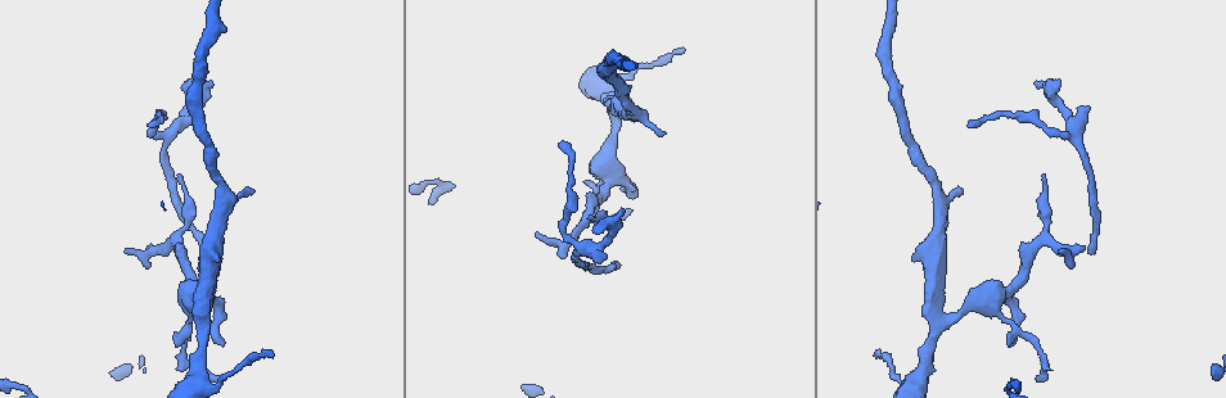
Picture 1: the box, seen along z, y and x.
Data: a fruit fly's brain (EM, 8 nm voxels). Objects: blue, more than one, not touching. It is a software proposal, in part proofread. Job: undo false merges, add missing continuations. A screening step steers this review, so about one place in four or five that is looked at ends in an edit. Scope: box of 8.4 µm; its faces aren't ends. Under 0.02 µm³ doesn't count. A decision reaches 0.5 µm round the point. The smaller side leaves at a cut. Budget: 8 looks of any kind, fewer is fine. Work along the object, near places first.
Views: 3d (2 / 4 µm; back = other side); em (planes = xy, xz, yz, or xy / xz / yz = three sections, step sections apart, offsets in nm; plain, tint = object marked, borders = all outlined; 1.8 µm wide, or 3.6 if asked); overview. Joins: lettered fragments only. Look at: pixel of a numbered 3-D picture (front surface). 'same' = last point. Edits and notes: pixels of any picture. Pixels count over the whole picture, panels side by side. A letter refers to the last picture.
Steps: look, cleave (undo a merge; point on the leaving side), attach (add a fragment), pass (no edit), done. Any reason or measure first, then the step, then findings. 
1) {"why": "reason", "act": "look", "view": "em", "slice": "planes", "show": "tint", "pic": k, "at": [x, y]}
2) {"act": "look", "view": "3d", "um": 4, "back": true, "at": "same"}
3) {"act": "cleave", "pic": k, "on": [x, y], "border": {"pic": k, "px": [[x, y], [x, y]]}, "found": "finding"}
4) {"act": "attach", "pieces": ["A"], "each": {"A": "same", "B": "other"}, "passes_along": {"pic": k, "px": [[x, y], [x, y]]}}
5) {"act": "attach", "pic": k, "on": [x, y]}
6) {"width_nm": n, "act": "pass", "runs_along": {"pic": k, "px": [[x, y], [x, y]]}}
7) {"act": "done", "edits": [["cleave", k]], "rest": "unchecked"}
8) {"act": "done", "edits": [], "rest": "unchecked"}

{"why": "long arm stops here", "act": "look", "view": "3d", "um": 4, "pic": 1, "at": [1094, 253]}

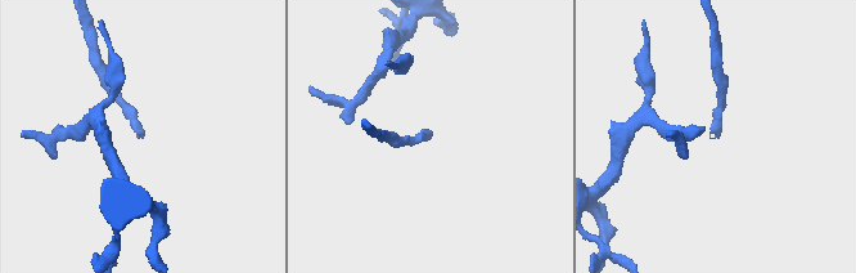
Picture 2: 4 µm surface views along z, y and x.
{"why": "now the EM", "act": "look", "view": "em", "slice": "xy", "step": 4, "show": "borders", "pic": 2, "at": [431, 137]}

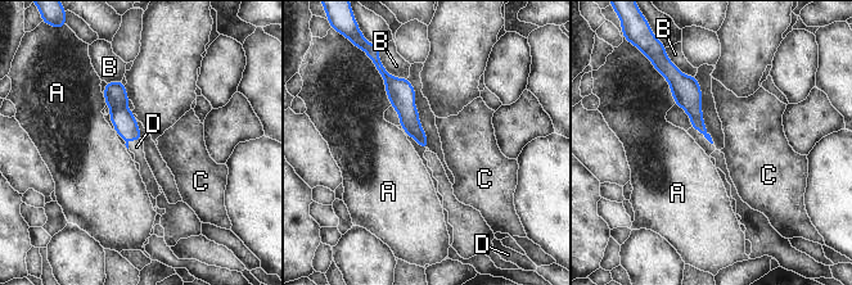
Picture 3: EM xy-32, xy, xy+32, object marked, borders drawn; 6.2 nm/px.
{"why": "cut it another way", "act": "look", "view": "em", "slice": "planes", "show": "borders", "at": "same"}

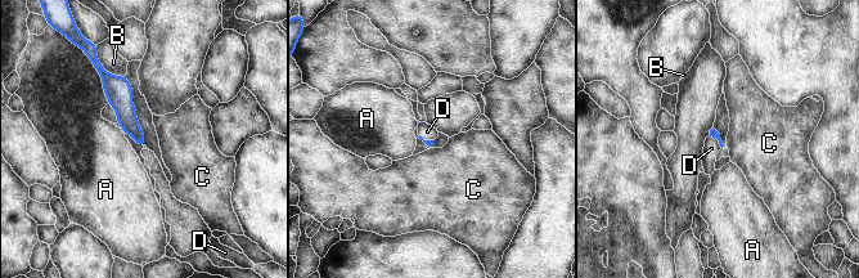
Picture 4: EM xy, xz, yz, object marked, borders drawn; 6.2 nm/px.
{"act": "attach", "pieces": ["D"], "each": {"A": "other", "B": "other", "C": "other", "D": "same"}, "passes_along": {"pic": 4, "px": [[713, 133], [716, 138], [711, 148]]}, "found": "it goes on there"}

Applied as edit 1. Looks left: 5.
{"why": "branch stops here", "act": "look", "view": "3d", "um": 4, "pic": 1, "at": [1061, 83]}

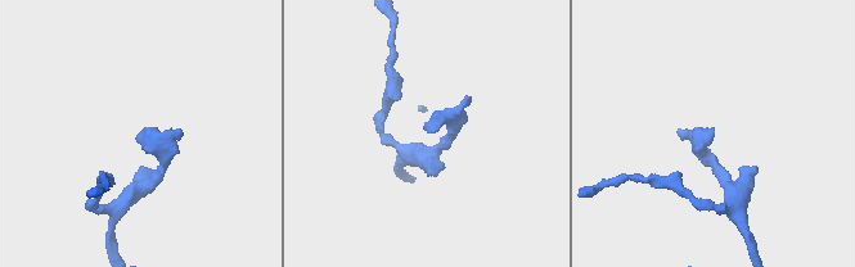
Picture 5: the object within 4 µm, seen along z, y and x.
{"act": "look", "view": "em", "slice": "planes", "show": "tint", "pic": 5, "at": [711, 135]}

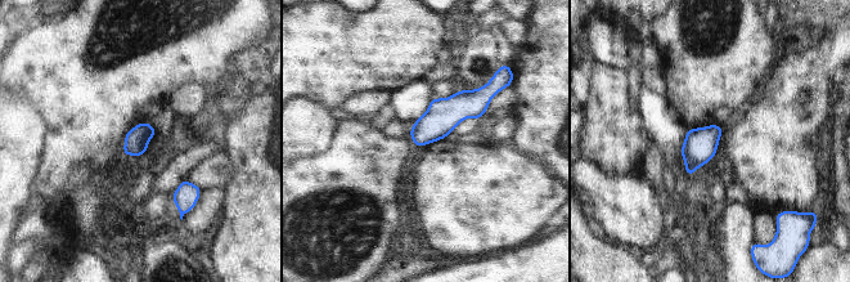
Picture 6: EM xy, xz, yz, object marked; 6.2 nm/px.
{"act": "look", "view": "em", "slice": "planes", "show": "borders", "at": "same"}

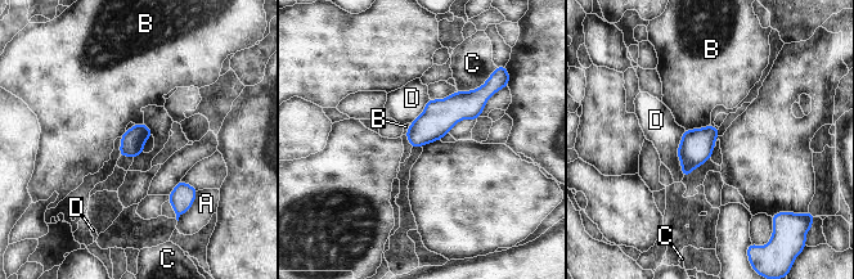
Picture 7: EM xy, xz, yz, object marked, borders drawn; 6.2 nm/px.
{"act": "pass", "each": {"A": "other", "B": "other", "C": "other", "D": "other"}, "border": {"pic": 7, "px": [[710, 125], [686, 130]]}, "found": "no lettered fragment goes on from it"}

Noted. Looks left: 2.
{"why": "thin end", "act": "look", "view": "em", "slice": "xy", "step": 8, "show": "borders", "pic": 1, "at": [967, 125]}

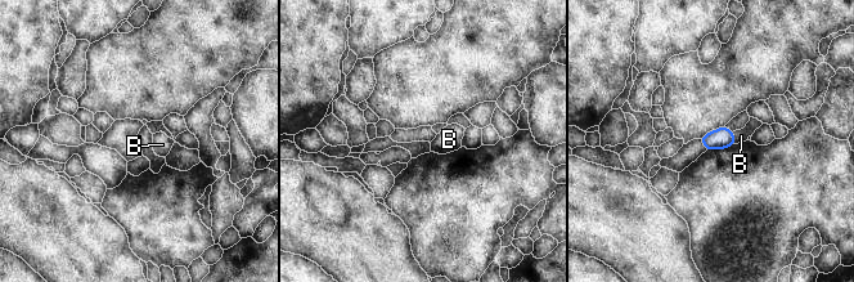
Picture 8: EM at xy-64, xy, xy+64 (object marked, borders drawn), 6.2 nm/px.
{"act": "look", "view": "em", "slice": "planes", "show": "borders", "at": "same"}

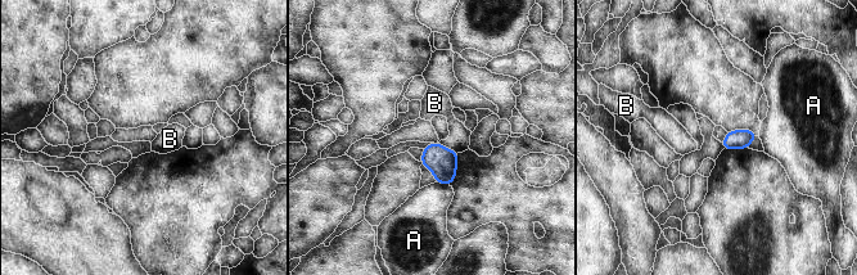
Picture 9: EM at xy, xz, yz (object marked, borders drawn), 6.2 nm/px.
{"act": "pass", "each": {"A": "other", "B": "other"}, "border": {"pic": 9, "px": [[438, 143], [456, 153]]}, "found": "no lettered fragment goes on from it"}

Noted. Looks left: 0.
{"act": "done", "edits": [["attach", 4]], "rest": "unchecked"}

